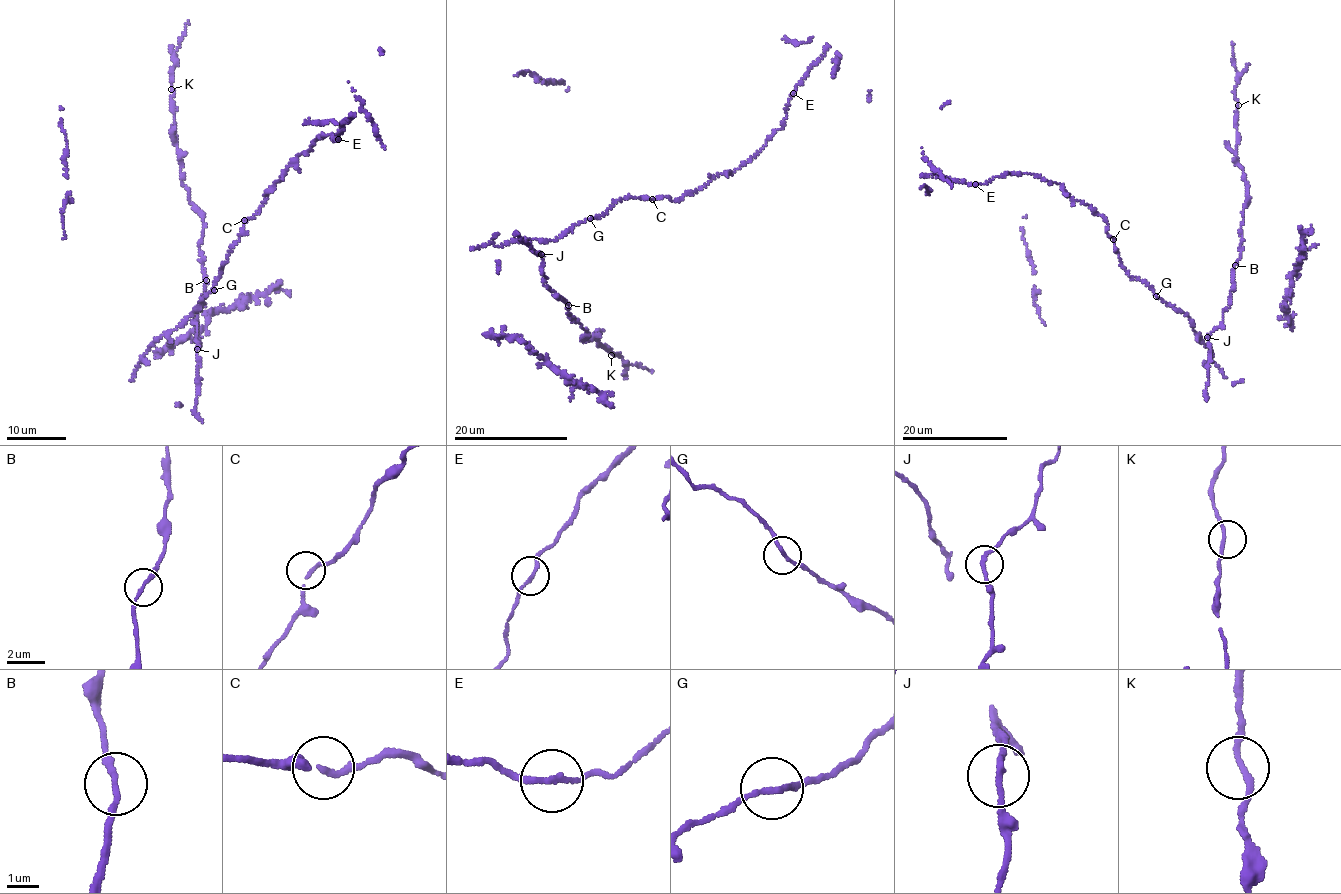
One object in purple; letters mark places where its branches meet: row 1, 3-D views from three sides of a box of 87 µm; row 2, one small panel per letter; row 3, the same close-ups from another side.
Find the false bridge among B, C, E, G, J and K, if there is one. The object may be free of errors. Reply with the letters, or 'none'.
E

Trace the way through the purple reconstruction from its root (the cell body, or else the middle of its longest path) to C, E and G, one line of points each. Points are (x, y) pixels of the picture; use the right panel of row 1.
C: (1169, 305), (1143, 281), (1128, 274), (1120, 262), (1113, 239)
E: (1169, 305), (1125, 270), (1106, 220), (1067, 194), (1059, 184), (1031, 173), (1009, 172), (974, 185)
G: (1169, 305), (1156, 296)

